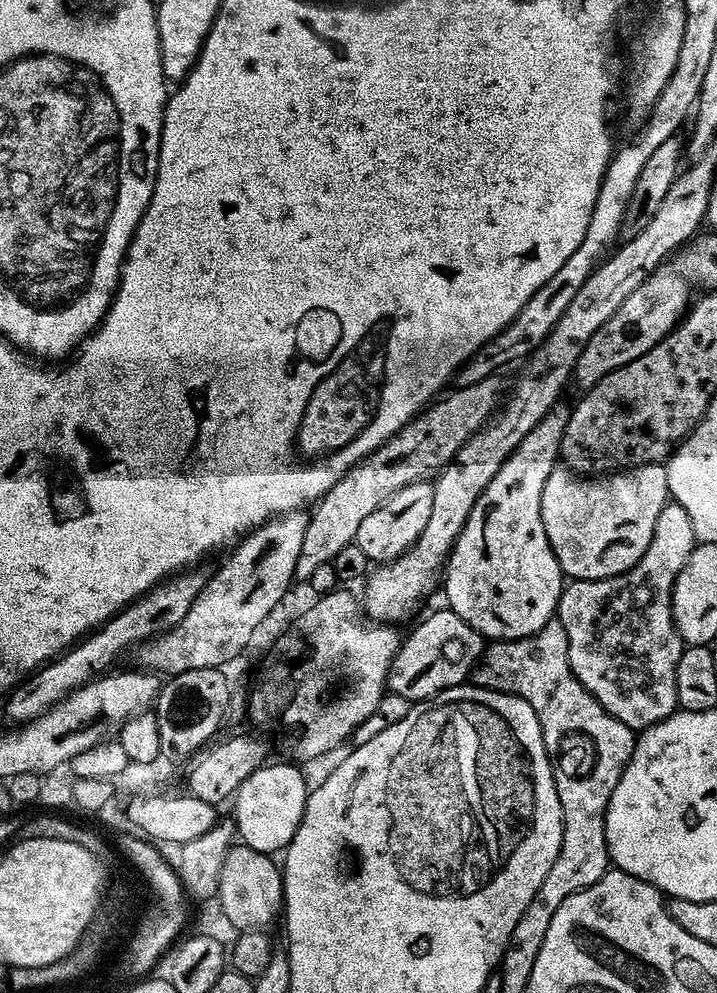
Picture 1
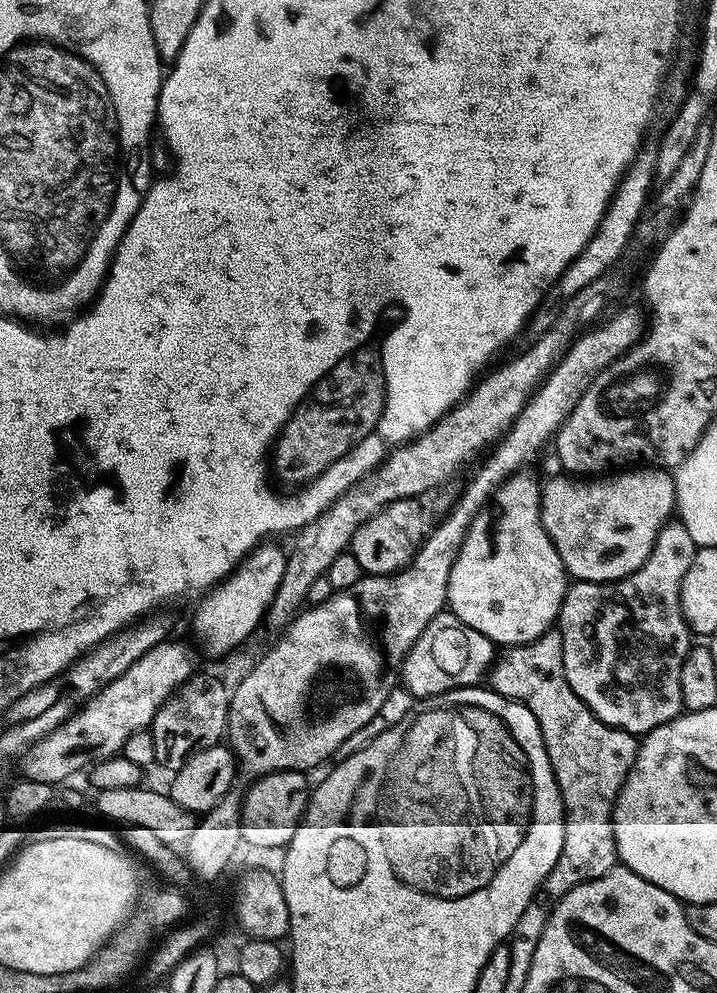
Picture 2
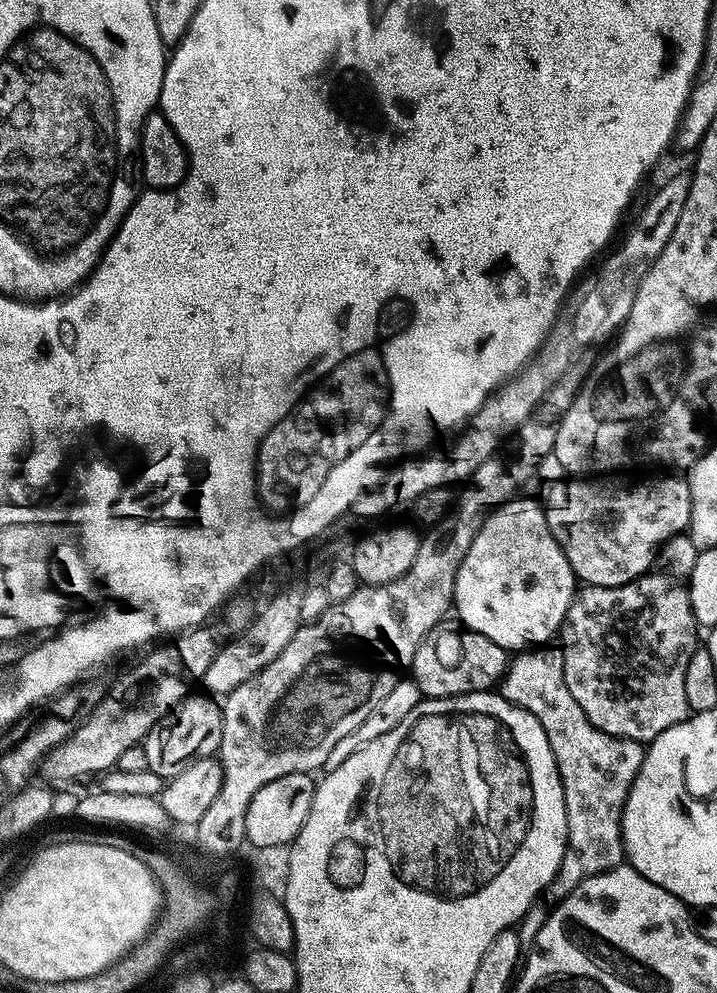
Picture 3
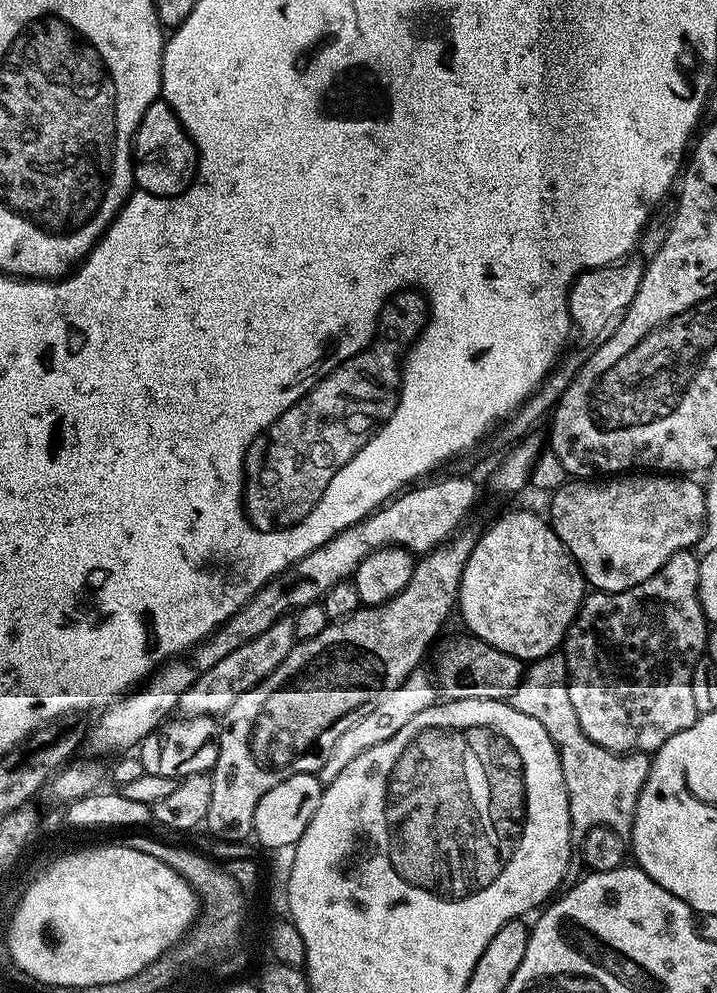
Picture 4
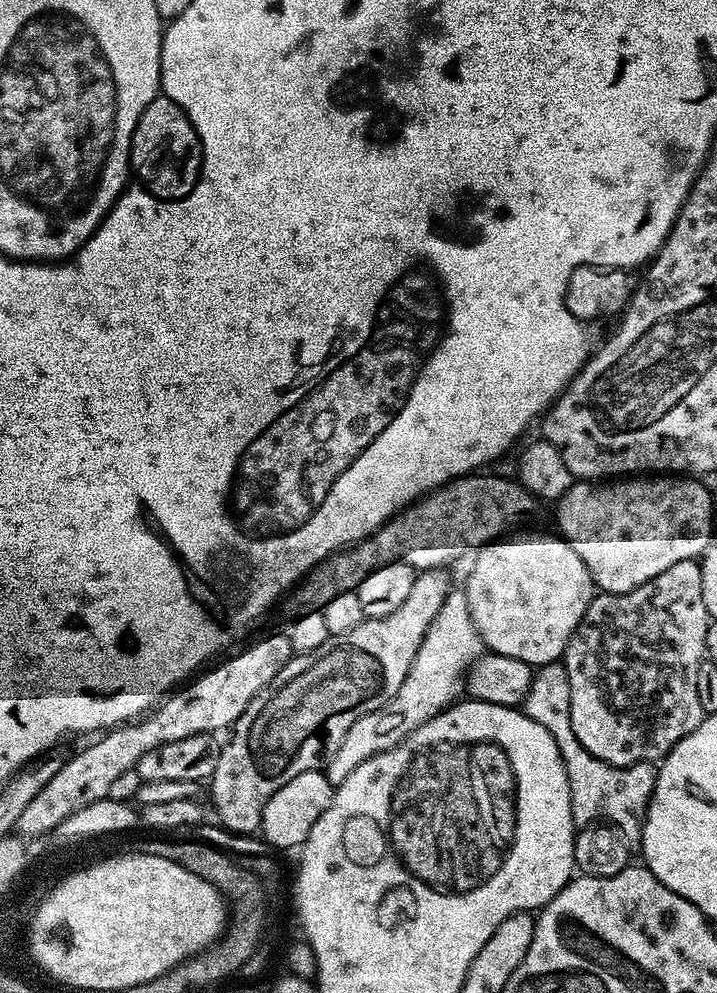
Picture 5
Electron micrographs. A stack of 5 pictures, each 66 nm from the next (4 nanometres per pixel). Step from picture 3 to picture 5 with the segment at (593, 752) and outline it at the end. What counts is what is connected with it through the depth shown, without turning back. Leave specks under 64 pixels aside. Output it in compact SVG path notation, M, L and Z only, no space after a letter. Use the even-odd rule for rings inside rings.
M563 663L541 664L535 669L530 694L524 699L522 711L538 726L542 726L554 738L558 746L558 754L564 763L566 778L570 786L570 806L572 807L572 818L577 825L588 825L592 821L605 821L616 825L628 838L636 838L640 835L640 829L644 827L644 817L648 811L648 803L652 797L652 791L656 785L656 773L658 771L655 763L632 764L629 768L619 768L613 764L602 762L594 758L584 746L574 738L574 726L570 722L570 678L566 674Z

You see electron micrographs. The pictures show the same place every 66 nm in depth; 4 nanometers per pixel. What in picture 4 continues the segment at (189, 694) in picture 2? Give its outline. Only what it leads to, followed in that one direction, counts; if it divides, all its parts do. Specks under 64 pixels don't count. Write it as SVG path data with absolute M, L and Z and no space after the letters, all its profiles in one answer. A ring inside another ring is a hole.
M184 716L176 719L169 719L140 741L138 755L144 770L150 774L162 774L162 778L174 778L177 782L199 772L211 773L220 753L218 741L222 731L221 721L215 716Z

